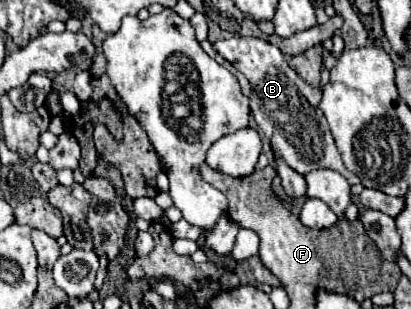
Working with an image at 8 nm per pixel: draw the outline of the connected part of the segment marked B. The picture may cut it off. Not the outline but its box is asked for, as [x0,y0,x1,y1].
[214,36,360,184]

